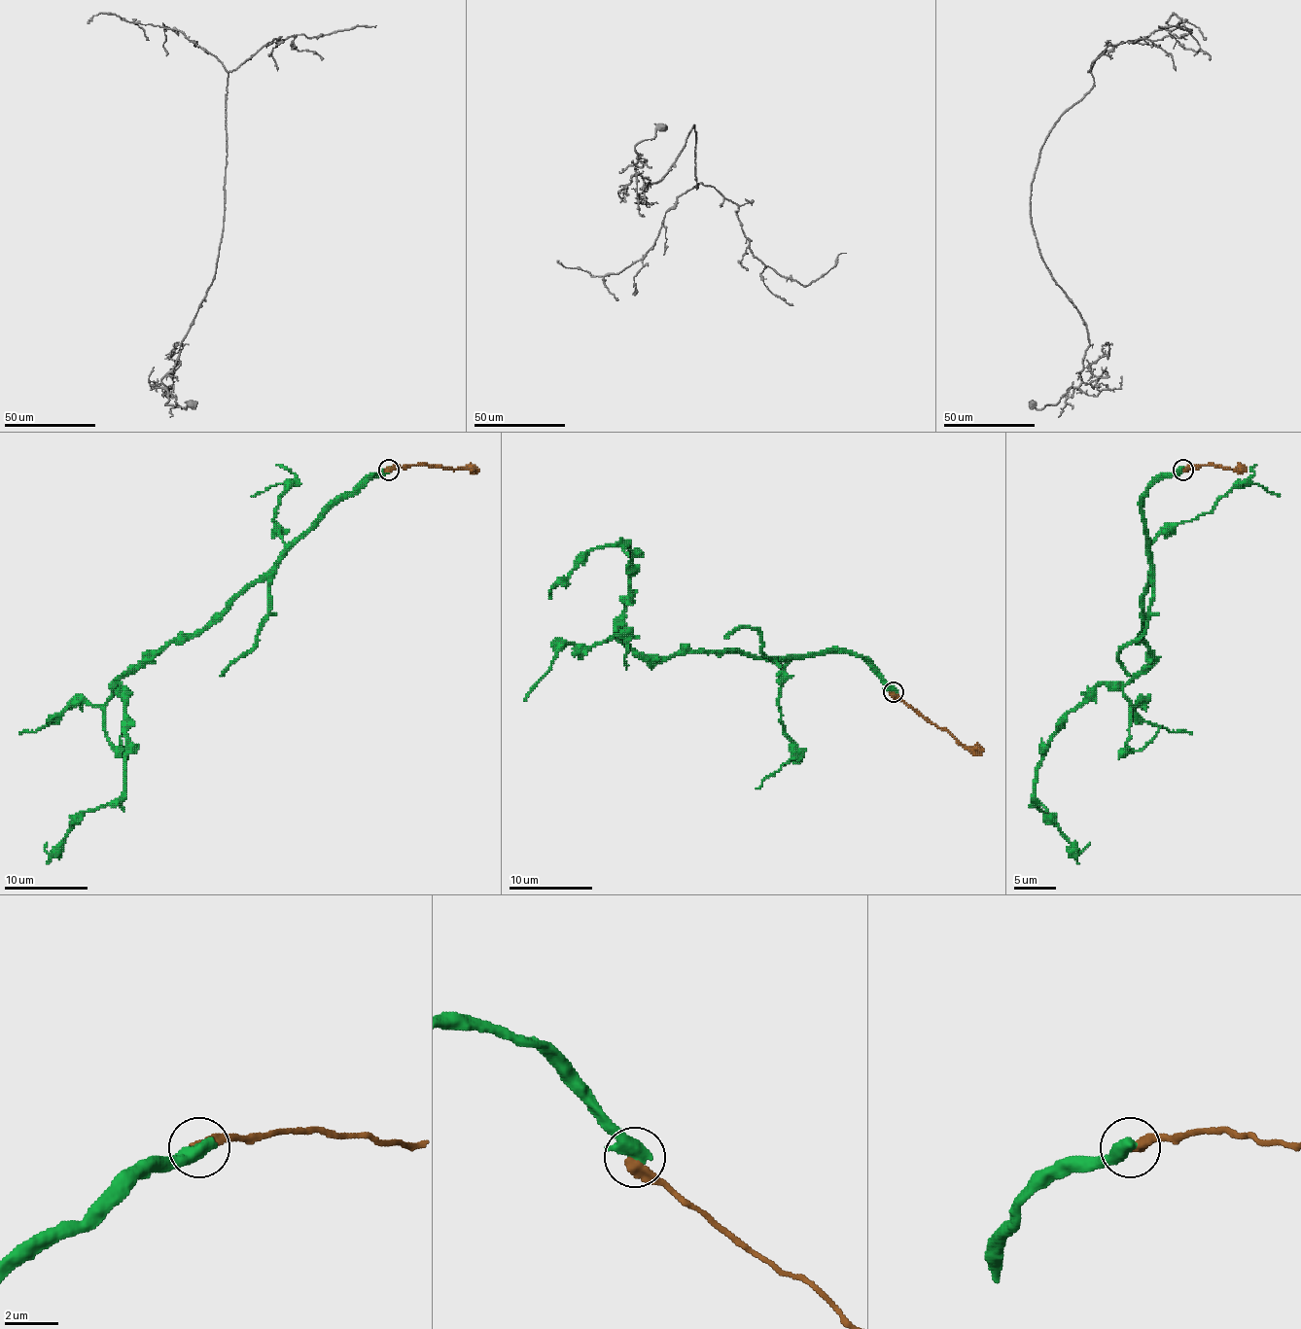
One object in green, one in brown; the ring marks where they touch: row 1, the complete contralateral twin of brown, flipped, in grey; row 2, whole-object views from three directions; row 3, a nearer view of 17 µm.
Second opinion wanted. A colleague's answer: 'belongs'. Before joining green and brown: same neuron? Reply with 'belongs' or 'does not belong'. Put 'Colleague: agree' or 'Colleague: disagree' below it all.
does not belong
Colleague: disagree

